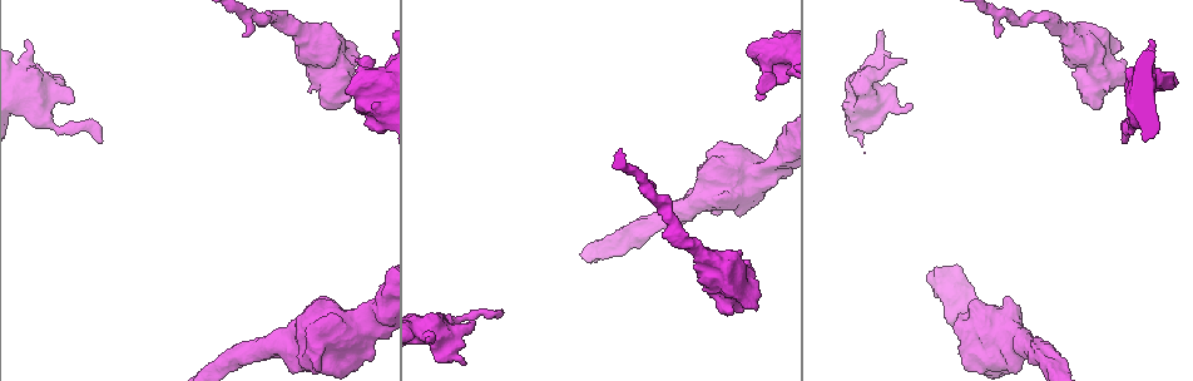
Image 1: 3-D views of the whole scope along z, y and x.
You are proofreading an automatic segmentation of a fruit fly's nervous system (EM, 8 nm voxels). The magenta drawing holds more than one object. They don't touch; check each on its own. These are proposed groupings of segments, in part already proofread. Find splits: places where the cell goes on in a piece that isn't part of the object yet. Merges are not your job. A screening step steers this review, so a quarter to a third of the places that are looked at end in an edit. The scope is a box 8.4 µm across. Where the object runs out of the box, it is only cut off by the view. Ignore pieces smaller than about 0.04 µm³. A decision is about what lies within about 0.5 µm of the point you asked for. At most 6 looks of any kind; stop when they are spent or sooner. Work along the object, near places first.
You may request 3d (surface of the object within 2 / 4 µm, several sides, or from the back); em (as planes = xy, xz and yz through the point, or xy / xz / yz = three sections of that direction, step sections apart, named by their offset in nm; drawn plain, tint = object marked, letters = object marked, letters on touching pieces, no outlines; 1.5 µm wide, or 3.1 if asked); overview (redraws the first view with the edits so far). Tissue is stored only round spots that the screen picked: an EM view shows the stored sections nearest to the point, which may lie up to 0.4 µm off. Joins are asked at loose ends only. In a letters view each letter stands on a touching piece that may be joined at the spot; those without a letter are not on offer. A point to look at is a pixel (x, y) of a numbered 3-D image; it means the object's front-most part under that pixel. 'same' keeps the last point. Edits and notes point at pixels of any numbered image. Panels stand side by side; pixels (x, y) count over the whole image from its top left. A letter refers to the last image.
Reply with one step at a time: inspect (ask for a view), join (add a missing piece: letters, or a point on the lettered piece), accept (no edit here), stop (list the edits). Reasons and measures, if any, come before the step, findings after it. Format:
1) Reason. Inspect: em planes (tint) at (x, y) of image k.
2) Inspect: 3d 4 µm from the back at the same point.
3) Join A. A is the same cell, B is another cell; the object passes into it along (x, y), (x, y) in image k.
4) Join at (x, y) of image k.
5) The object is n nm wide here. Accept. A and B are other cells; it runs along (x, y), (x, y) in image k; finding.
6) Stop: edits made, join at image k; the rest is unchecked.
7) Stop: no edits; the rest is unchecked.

An open end. Inspect: 3d 2 µm at (763, 94) of image 1.

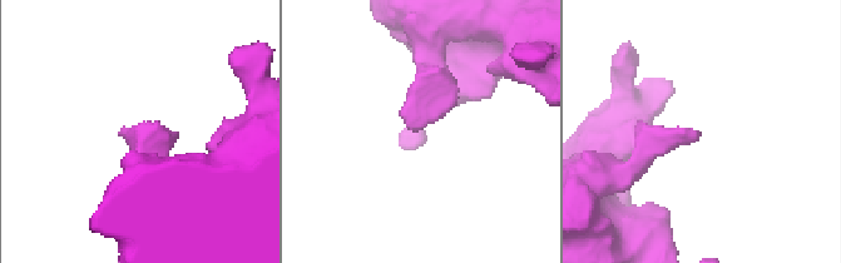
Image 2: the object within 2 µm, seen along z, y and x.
Shape alone is not enough. Inspect: em xy step 4 (letters) at (415, 129) of image 2.

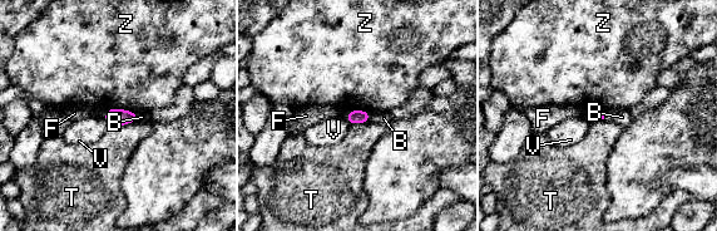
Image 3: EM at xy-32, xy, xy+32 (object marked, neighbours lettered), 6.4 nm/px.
Another direction. Inspect: em planes (letters) at the same point.

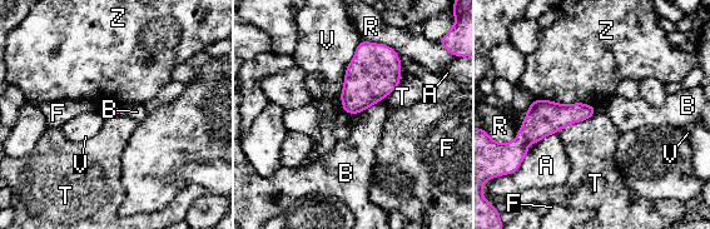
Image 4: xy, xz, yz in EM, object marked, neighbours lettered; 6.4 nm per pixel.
The longest contact is with V, 480 nm. Accept. A, B, F, R, T, V and Z are other cells; a border runs along (596, 111), (557, 132) in image 4; no lettered piece goes on from it.

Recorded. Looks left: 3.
Branch stops here. Inspect: 3d 4 µm at (757, 310) of image 1.

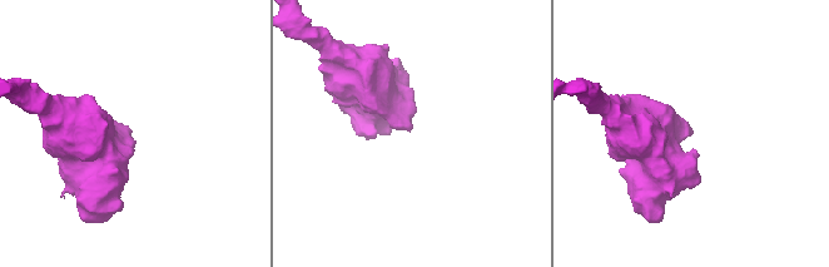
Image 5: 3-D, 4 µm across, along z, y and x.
Inspect: em yz step 4 (tint) at (127, 129) of image 5.

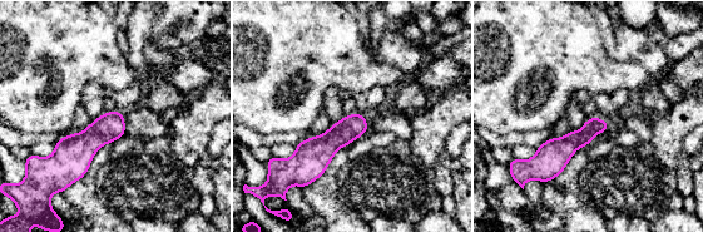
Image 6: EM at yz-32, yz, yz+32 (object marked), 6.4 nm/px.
Inspect: em planes (letters) at the same point.

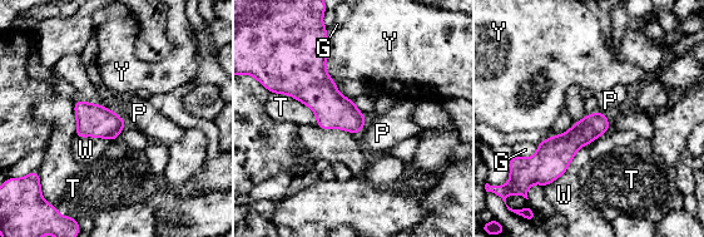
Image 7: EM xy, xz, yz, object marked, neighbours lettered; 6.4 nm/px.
Accept. G, P, T, W and Y are other cells; a border runs along (366, 121), (357, 134) in image 7; no lettered piece goes on from it.

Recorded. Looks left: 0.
Stop: no edits; the rest is unchecked.

